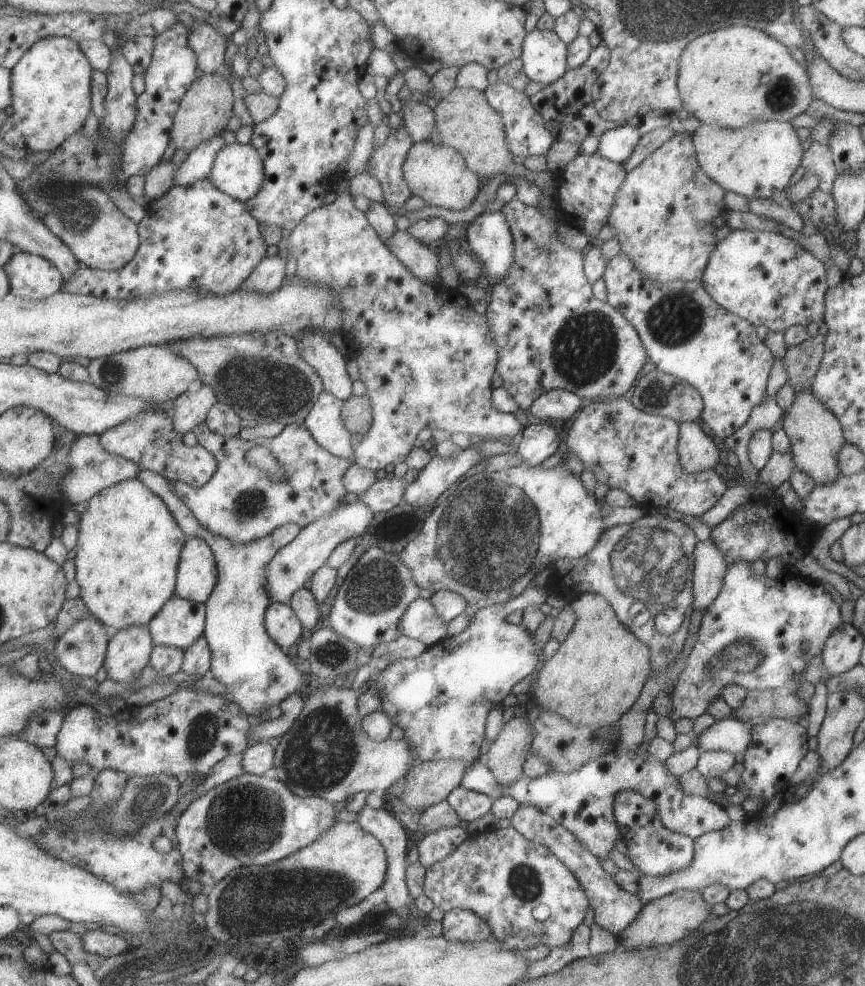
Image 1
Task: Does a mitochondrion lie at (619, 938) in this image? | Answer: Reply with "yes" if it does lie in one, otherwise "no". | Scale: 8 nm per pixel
no

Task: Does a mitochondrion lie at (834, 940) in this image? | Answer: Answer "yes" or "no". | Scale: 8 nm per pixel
yes

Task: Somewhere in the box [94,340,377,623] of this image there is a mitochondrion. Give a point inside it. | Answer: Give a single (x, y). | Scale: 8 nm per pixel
(257, 384)

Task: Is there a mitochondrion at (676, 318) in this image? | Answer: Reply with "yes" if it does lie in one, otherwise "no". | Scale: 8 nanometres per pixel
yes

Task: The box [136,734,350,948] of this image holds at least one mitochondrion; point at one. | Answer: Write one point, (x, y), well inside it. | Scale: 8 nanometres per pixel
(244, 822)

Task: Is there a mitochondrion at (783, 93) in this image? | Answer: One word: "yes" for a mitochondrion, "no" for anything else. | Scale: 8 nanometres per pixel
yes

